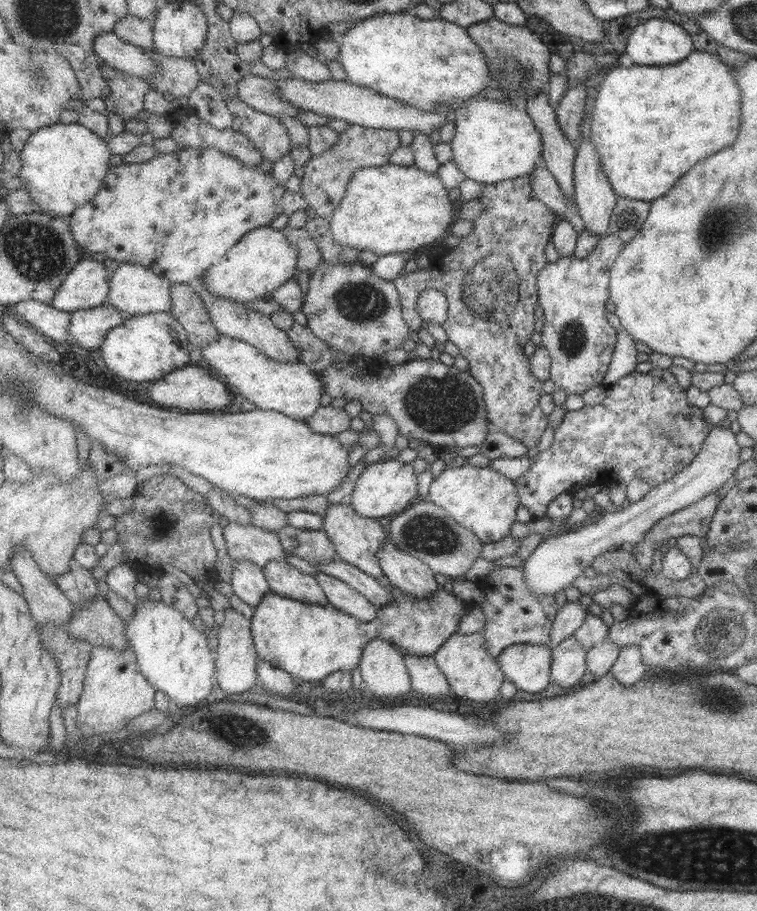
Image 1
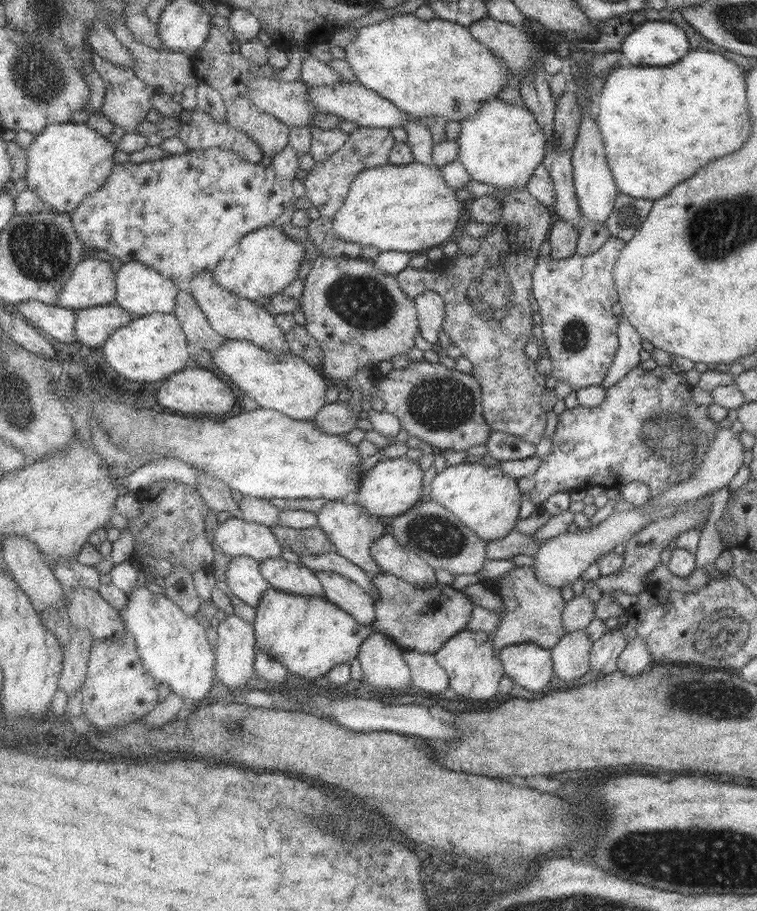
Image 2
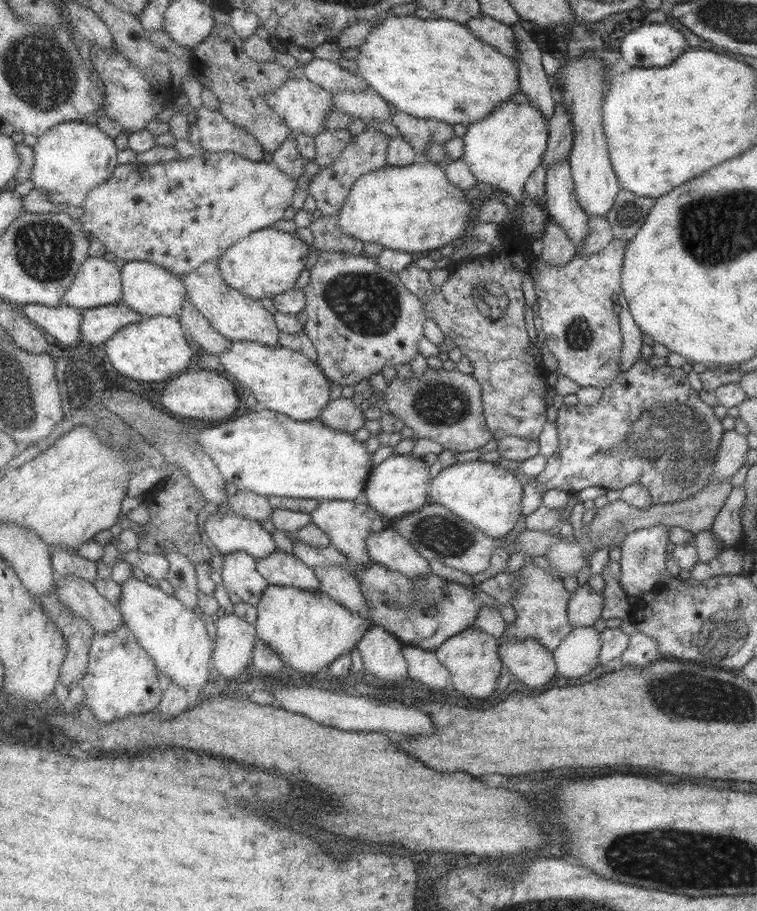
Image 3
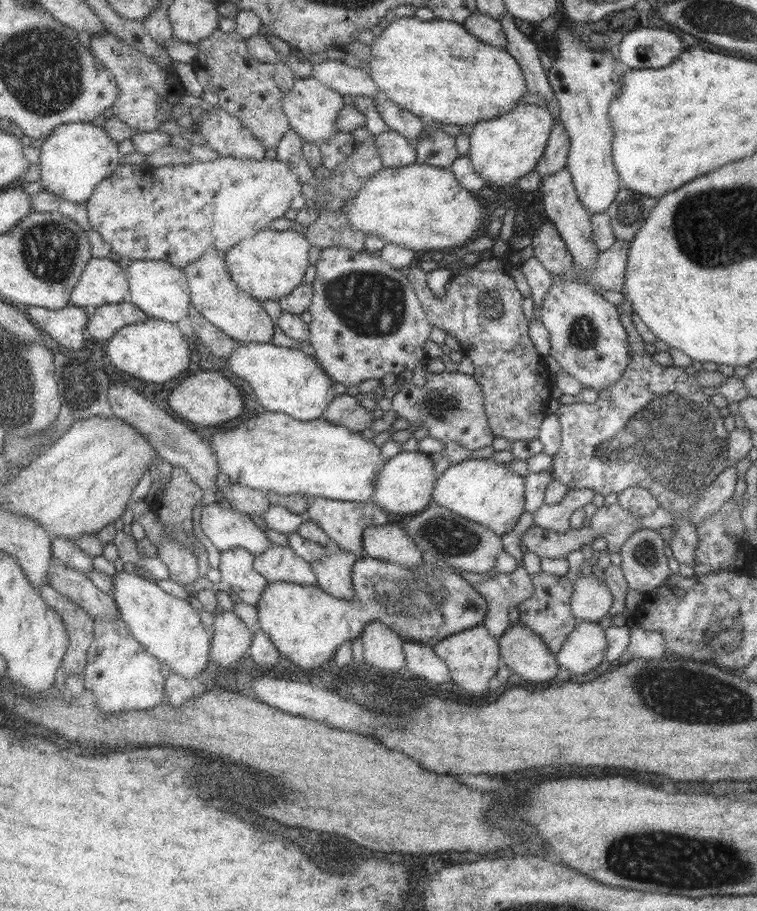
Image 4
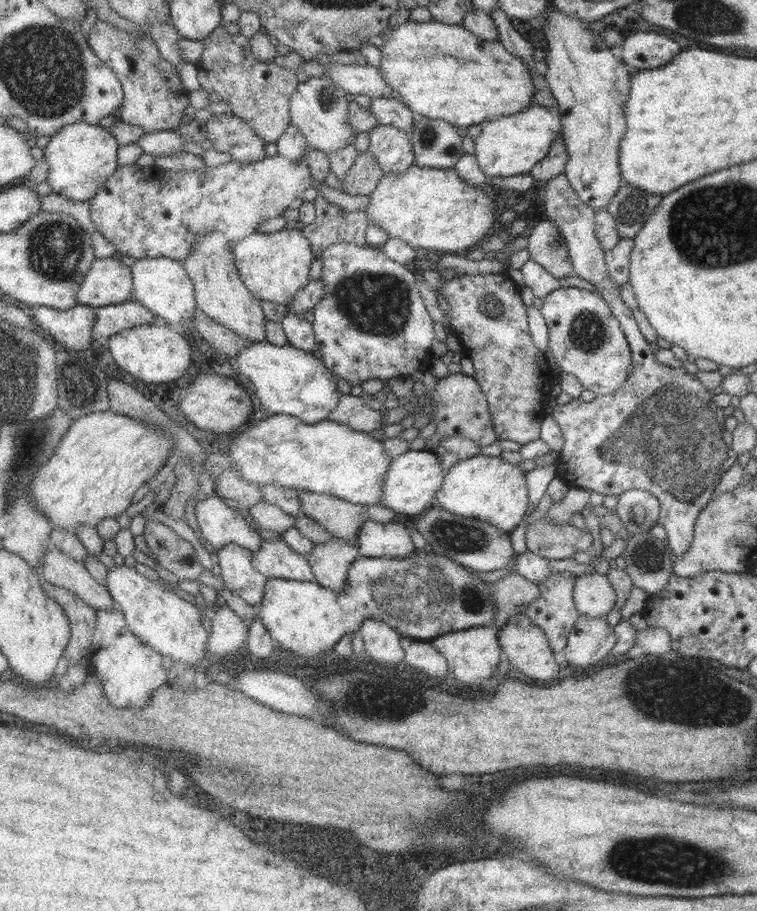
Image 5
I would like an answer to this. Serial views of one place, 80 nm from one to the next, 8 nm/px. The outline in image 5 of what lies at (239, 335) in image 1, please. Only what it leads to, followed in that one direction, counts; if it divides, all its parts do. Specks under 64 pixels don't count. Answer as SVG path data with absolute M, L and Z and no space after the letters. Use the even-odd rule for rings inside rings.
M218 232L203 233L195 241L195 248L189 257L181 263L194 283L194 298L197 308L213 320L223 323L233 332L251 342L264 340L262 329L265 320L259 299L255 298L242 283L238 275L238 267L234 264L233 251L225 235Z

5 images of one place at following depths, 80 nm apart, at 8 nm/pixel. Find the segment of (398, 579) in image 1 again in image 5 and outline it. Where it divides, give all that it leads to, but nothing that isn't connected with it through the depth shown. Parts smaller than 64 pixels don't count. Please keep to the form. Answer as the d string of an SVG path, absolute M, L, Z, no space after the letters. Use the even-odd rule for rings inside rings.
M365 521L356 534L356 547L360 556L403 558L415 549L409 539L409 526L391 521L380 523Z

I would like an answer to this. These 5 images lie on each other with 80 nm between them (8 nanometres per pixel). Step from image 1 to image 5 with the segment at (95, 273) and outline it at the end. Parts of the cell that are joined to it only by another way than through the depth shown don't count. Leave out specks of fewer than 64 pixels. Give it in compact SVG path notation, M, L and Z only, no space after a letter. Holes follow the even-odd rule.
M117 258L95 261L78 292L81 305L98 307L118 305L134 298L132 267Z

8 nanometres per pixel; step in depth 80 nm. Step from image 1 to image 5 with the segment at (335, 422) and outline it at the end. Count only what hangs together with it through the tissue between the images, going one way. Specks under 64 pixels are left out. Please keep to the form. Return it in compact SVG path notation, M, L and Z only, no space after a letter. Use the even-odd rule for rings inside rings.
M343 394L337 402L337 406L327 415L327 420L350 426L362 433L370 433L371 430L384 427L384 414L367 405L368 397Z

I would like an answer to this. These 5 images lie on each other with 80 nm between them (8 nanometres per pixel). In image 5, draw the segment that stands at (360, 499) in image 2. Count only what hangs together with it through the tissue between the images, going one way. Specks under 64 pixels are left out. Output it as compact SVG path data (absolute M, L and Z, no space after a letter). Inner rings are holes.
M408 449L393 457L388 463L381 504L389 510L399 512L399 514L421 515L429 506L434 505L434 494L443 484L445 473L446 471L441 468L440 457L435 455L433 450Z

